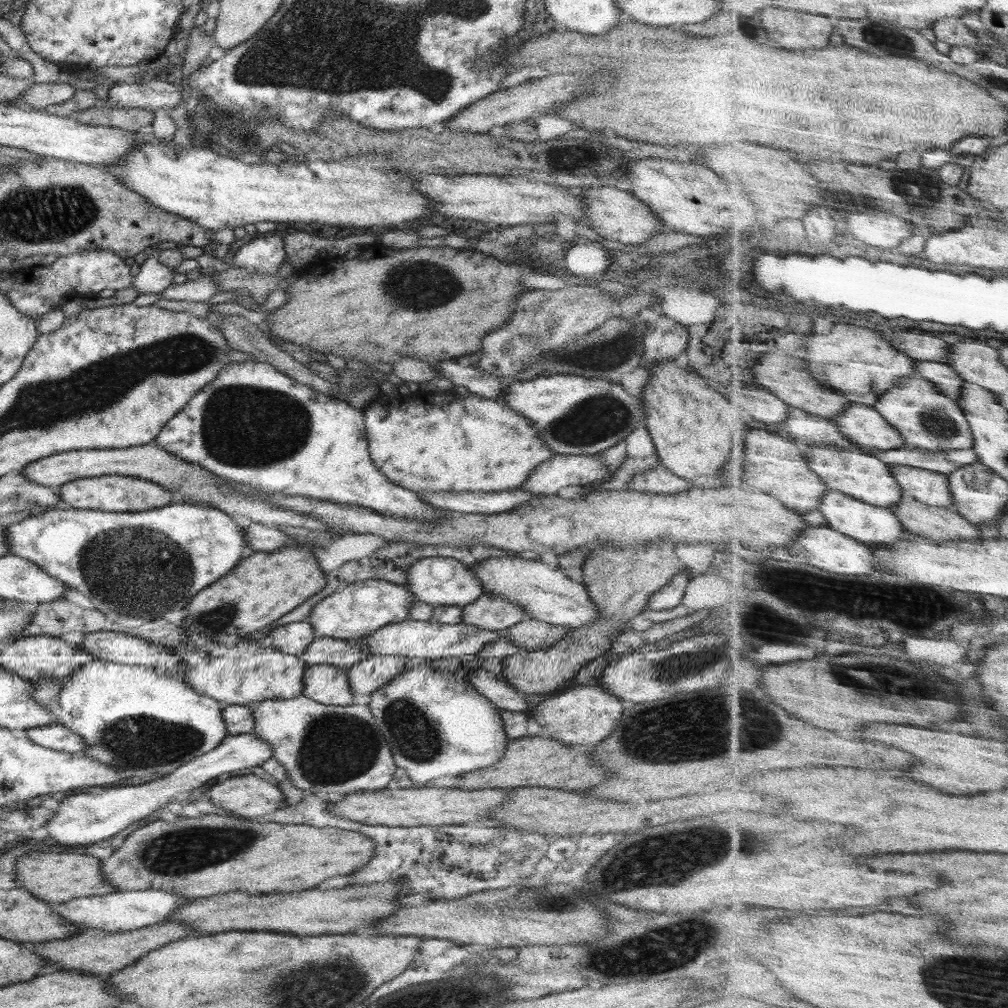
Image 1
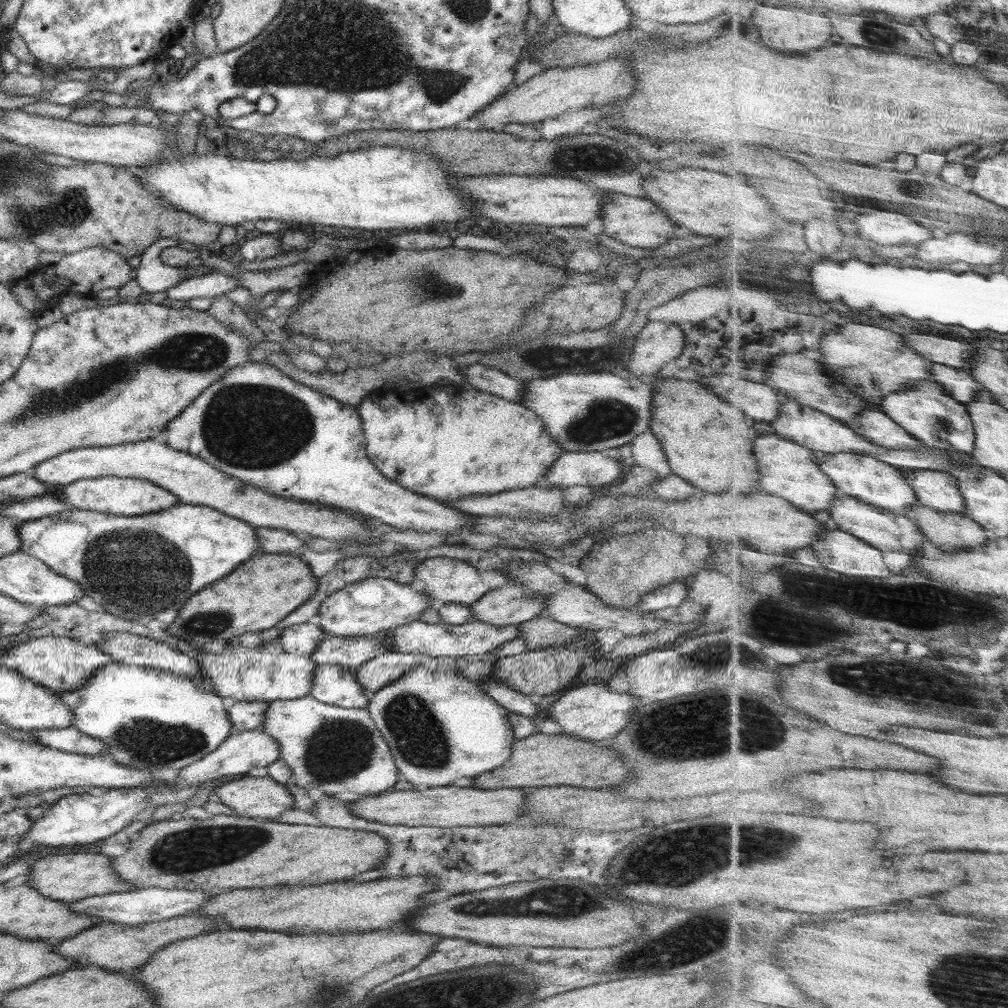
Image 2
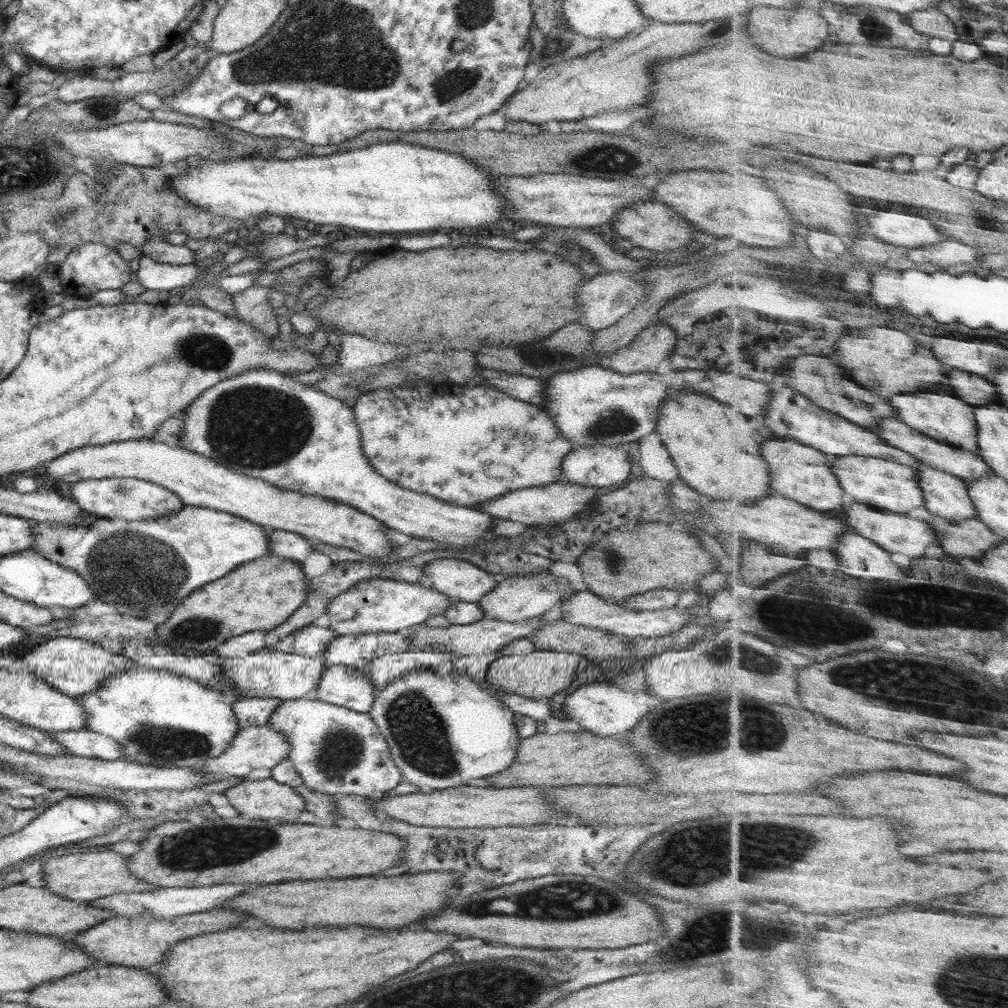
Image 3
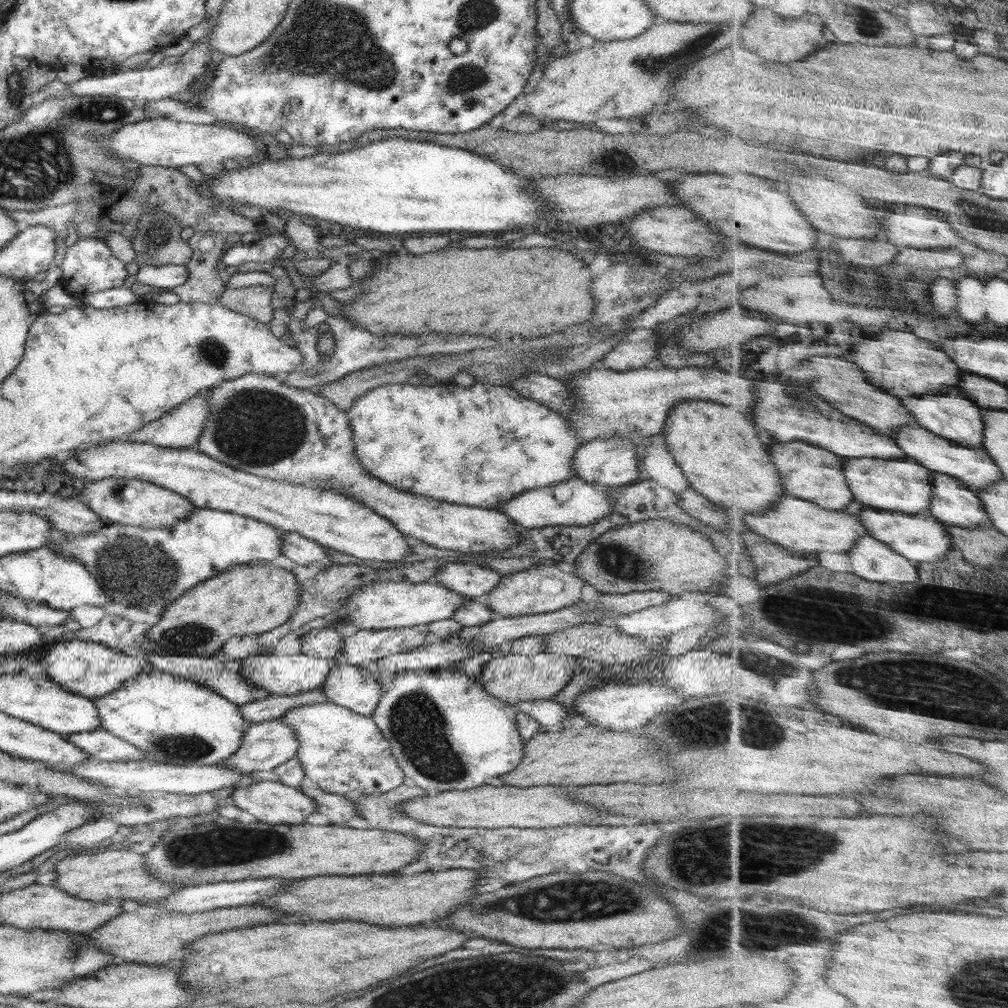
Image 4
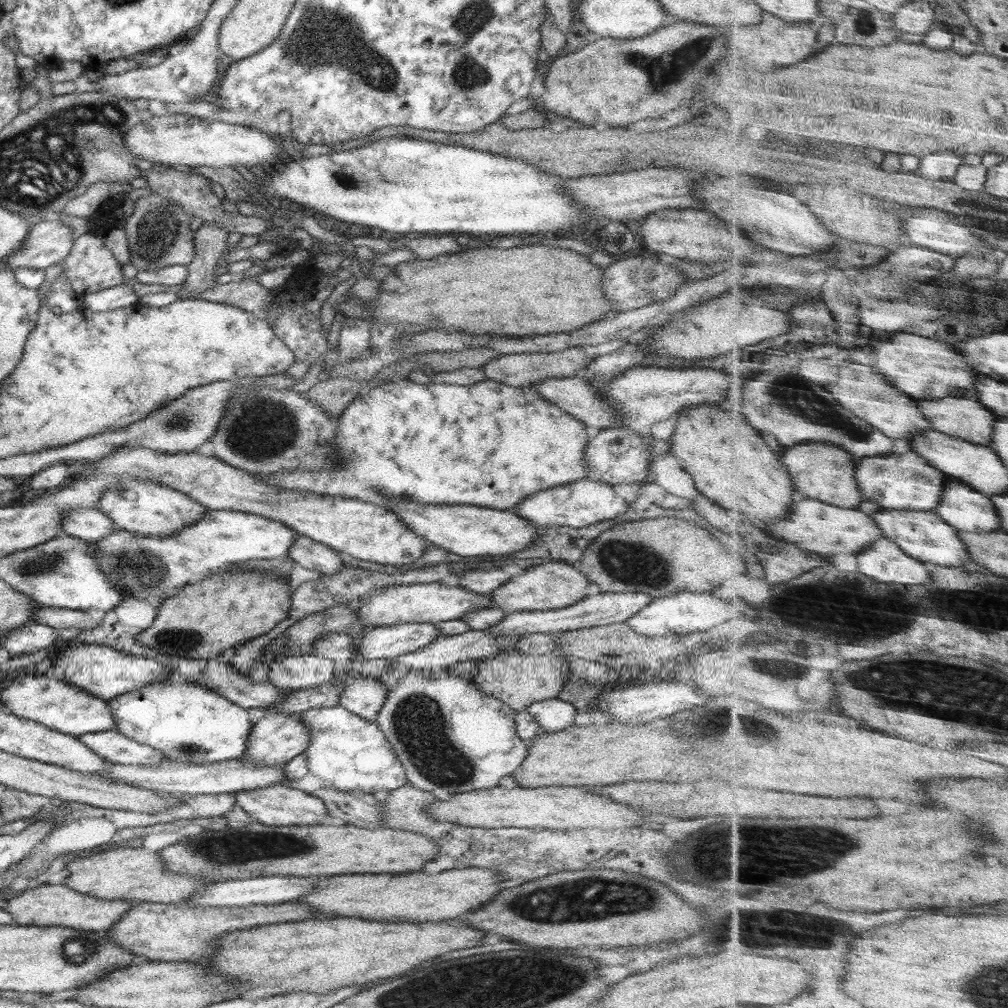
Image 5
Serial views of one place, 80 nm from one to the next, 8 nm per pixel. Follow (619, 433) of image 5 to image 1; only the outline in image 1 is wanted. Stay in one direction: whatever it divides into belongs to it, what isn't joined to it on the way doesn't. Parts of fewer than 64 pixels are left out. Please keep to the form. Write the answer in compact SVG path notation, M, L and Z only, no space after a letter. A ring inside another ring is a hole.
M554 453L548 460L534 468L532 476L520 486L521 490L534 492L534 495L556 495L557 492L568 486L581 485L592 486L604 482L610 476L608 468L599 459L599 455L562 455Z

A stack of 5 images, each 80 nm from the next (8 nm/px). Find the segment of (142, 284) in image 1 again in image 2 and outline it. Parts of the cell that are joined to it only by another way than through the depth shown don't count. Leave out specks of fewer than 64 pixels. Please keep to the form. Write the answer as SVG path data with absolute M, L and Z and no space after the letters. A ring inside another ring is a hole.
M160 238L151 244L141 254L139 268L136 269L136 282L145 292L162 292L176 286L179 282L194 278L191 276L196 267L186 267L184 271L179 267L168 266L159 259L162 249L177 246L177 238Z

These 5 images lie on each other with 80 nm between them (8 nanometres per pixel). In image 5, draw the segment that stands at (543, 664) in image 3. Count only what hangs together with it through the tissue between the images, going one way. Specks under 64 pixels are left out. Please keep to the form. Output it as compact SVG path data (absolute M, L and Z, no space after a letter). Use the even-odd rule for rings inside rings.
M558 652L547 655L528 653L508 654L504 658L486 657L477 661L478 671L472 682L483 693L496 697L507 704L514 712L526 710L529 704L557 698L569 679L569 664Z

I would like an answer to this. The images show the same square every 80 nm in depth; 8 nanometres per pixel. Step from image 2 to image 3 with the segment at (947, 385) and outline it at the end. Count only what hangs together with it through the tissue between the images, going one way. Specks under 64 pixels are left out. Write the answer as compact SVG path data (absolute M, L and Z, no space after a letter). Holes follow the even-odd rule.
M954 369L948 382L955 389L955 396L976 406L1000 405L1003 397L995 384L984 375Z

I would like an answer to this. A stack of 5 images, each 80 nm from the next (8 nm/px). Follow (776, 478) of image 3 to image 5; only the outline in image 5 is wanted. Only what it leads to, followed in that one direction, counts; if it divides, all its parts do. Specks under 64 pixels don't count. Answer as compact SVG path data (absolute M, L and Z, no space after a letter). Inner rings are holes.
M802 443L795 447L784 447L784 464L796 480L796 490L807 498L836 504L842 508L856 508L858 504L868 501L859 484L860 458L841 446L824 443Z

